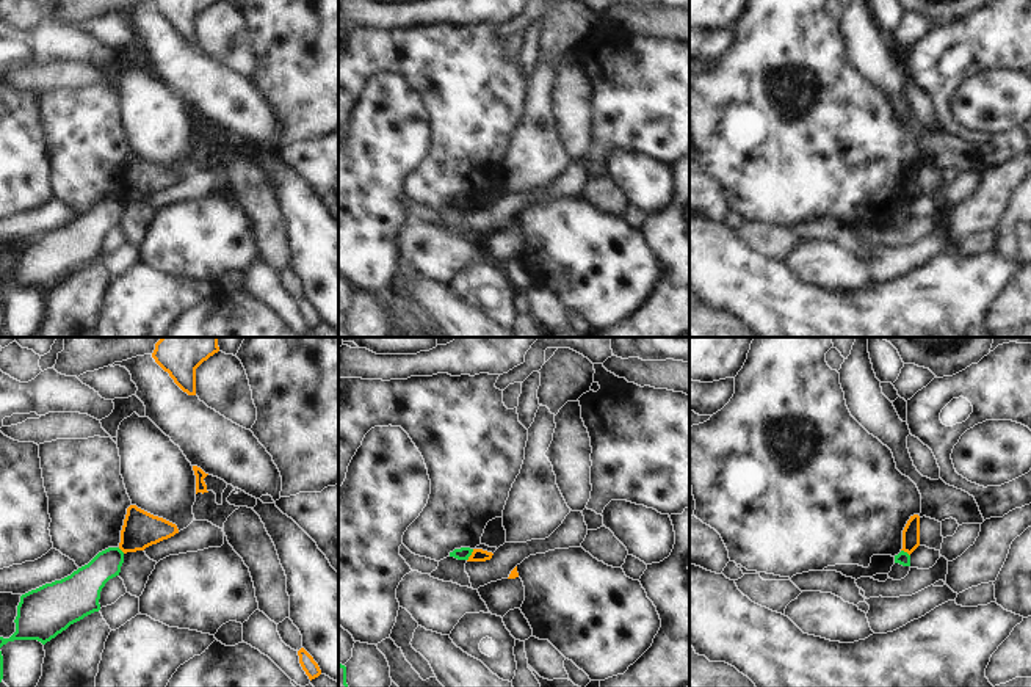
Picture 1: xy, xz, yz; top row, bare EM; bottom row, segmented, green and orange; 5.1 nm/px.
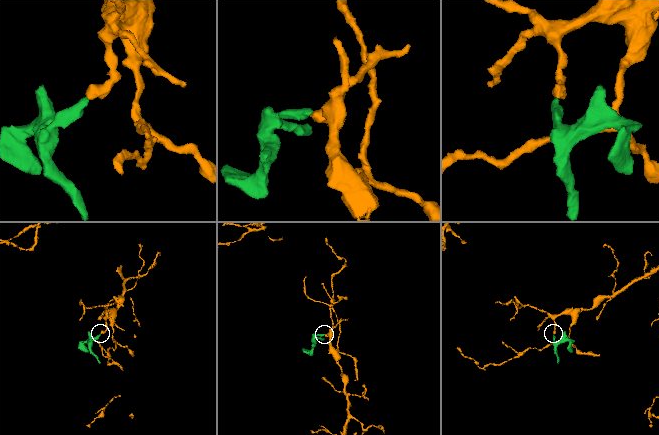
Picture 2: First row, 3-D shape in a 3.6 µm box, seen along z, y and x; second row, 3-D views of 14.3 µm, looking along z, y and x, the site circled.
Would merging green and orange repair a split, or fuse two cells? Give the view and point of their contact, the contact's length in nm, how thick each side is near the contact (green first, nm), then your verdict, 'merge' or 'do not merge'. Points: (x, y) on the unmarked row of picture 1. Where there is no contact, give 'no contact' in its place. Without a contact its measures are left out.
meets green in xz at (470, 203); contact 70 nm long; 60 nm thick on the green side, 60 nm on the other; do not merge

